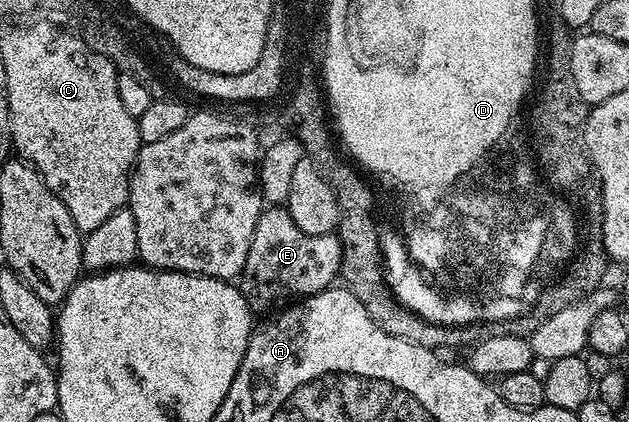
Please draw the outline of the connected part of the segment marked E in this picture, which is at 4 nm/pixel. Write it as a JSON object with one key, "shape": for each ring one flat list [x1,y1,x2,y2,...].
{"shape":[[267,206,252,233,248,261,240,276,240,290,251,312,273,312,287,301,301,301,335,286,341,270,342,243,337,234,304,233,296,226,296,221,292,221,285,206]]}

